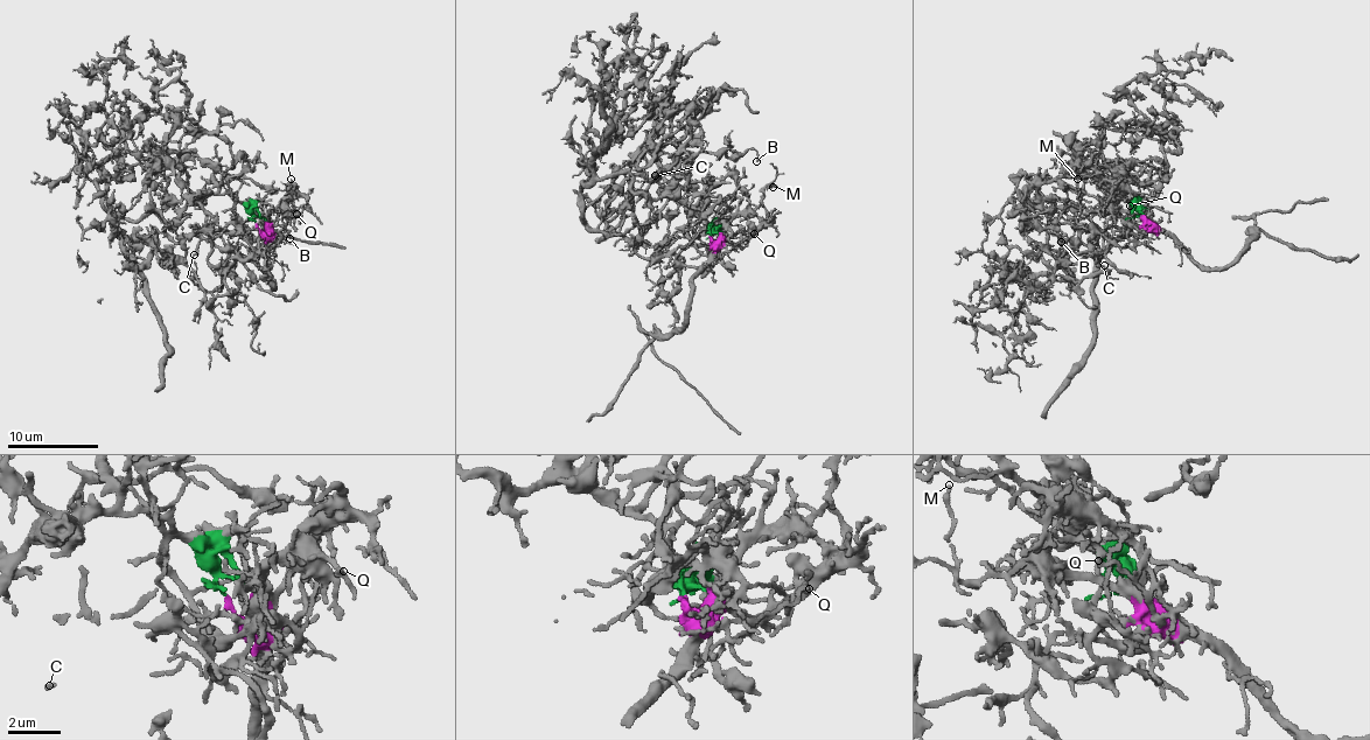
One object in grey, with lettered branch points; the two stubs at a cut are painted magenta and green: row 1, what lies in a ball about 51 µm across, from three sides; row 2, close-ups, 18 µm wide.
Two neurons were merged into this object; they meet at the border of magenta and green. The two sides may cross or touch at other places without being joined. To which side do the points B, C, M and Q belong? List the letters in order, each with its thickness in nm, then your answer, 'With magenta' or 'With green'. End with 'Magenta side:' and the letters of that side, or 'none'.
B: Thickness 150 nm. With green
C: Thickness 170 nm. With green
M: Thickness 190 nm. With magenta
Q: Thickness 120 nm. With magenta
Magenta side: M, Q

